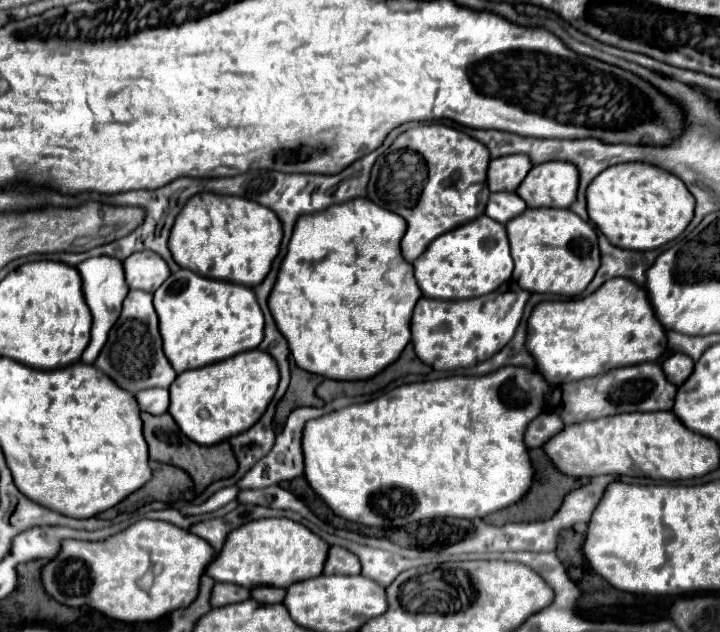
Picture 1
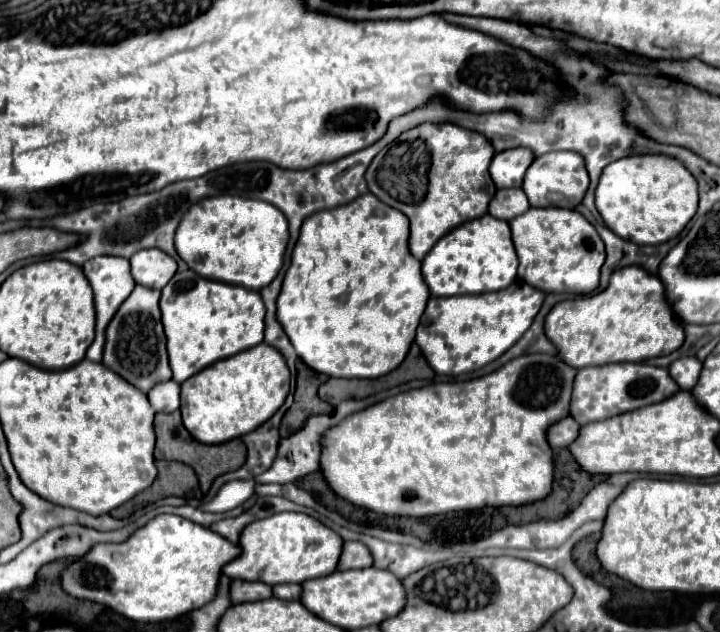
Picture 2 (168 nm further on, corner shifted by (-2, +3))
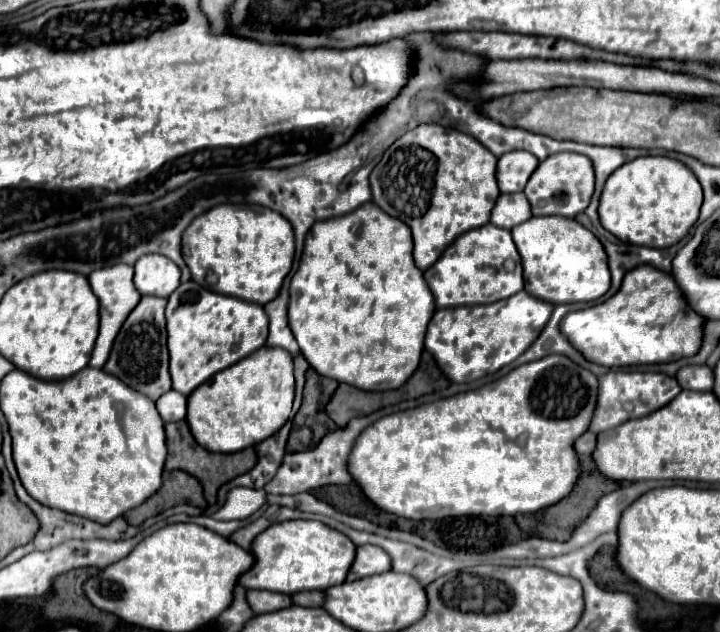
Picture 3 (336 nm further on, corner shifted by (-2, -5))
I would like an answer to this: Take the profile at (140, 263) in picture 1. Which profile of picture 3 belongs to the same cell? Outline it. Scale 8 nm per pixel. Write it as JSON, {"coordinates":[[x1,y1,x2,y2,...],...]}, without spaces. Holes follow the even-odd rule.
{"coordinates":[[144,255,134,265,134,285,142,295,168,297,180,283,180,269,164,255]]}

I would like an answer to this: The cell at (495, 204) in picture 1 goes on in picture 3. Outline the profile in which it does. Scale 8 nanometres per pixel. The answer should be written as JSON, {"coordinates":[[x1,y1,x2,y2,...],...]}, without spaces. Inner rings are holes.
{"coordinates":[[512,193,512,195,500,195,494,209,490,223,502,229,512,229,532,217,530,203,524,193]]}

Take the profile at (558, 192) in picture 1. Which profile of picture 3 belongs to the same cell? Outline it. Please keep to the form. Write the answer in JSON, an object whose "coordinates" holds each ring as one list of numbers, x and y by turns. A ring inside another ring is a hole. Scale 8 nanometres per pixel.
{"coordinates":[[556,153,542,161,532,173,524,195,532,205,532,215,562,215,562,217,576,217,584,211,590,203,594,193,594,169,588,157,578,153]]}

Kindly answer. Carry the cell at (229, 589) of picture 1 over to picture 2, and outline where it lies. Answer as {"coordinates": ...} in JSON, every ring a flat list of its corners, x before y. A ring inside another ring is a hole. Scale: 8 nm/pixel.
{"coordinates":[[232,581,230,589,232,603,248,603,248,601,260,601,272,597,272,587,260,581]]}

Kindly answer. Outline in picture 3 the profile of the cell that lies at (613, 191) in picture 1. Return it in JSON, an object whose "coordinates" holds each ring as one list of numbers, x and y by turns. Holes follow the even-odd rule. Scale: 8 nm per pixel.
{"coordinates":[[648,155,624,163,608,177,600,195,598,215,602,227,620,241,664,249,688,235,690,227,698,221,700,205,702,187,684,163]]}

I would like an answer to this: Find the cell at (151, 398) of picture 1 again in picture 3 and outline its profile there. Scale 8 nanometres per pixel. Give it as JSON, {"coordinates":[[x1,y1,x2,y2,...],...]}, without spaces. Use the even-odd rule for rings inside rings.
{"coordinates":[[168,391,164,397,156,401,156,409,164,423,168,421,182,421,186,417,186,397,178,391]]}

